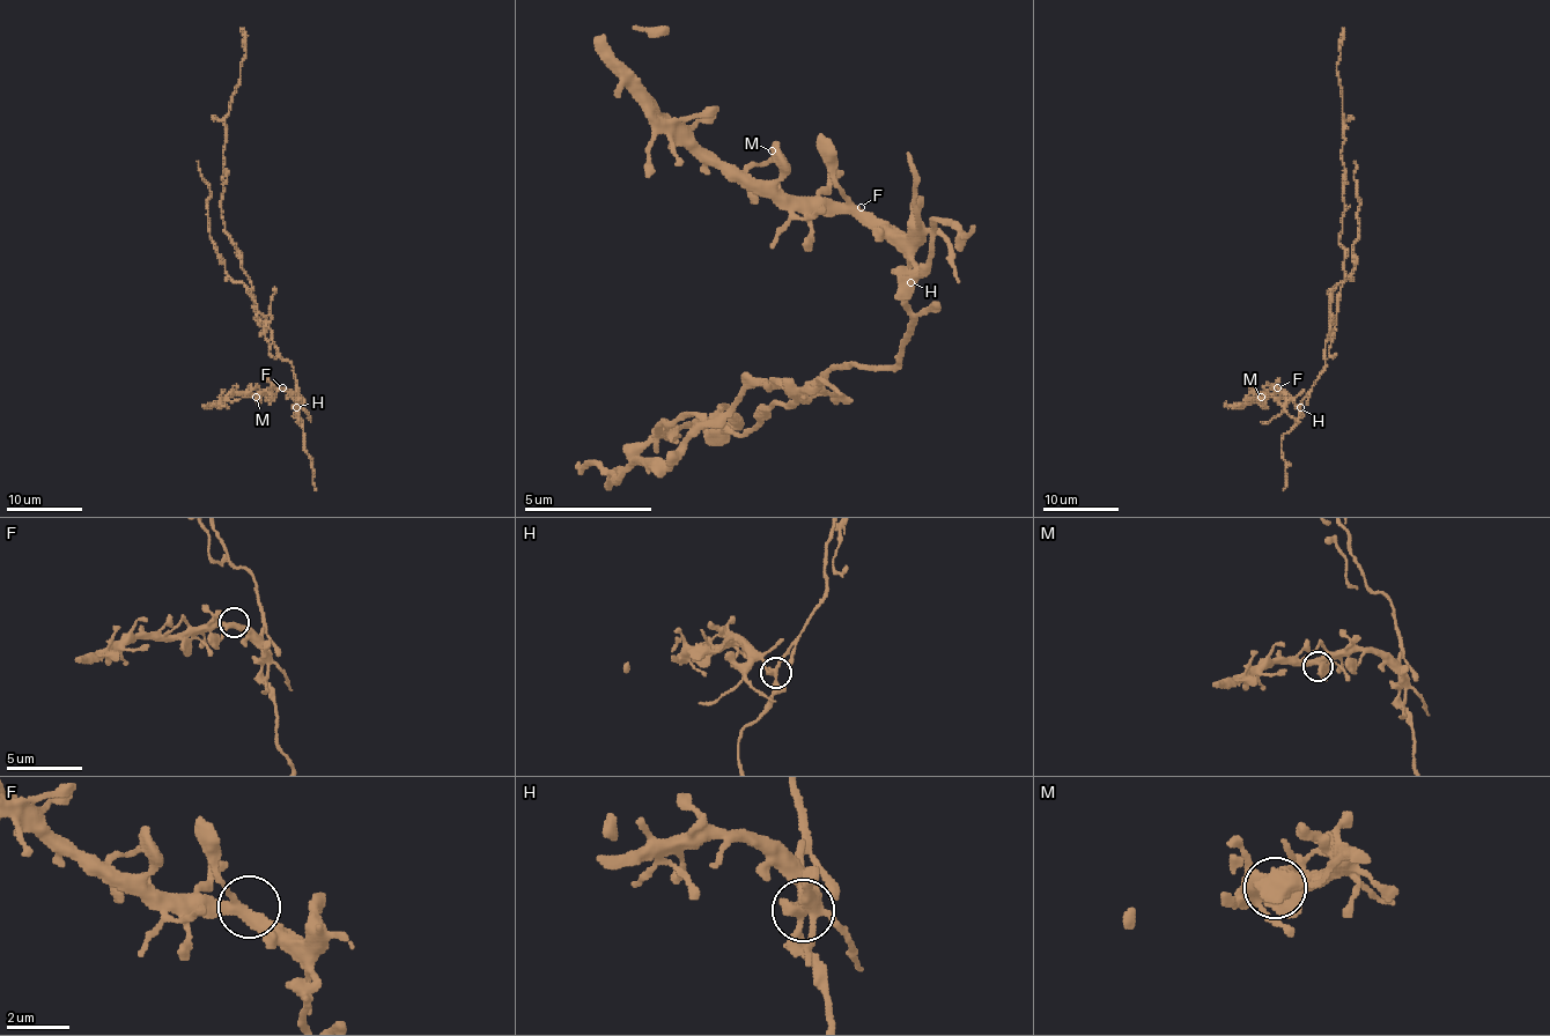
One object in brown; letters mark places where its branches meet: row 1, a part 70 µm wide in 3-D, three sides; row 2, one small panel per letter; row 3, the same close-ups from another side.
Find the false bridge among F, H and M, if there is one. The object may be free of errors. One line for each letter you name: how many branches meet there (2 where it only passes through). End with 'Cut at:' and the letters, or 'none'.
H: 3
Cut at: H

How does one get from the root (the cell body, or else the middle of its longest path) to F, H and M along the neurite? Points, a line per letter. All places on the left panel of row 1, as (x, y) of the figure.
F: (251, 290), (253, 311), (268, 326), (278, 353), (294, 369), (297, 396), (292, 397), (282, 387)
H: (251, 290), (253, 311), (268, 326), (278, 353), (294, 369), (297, 406)
M: (251, 290), (253, 311), (292, 364), (297, 390), (295, 397), (283, 390), (263, 390), (256, 397)

